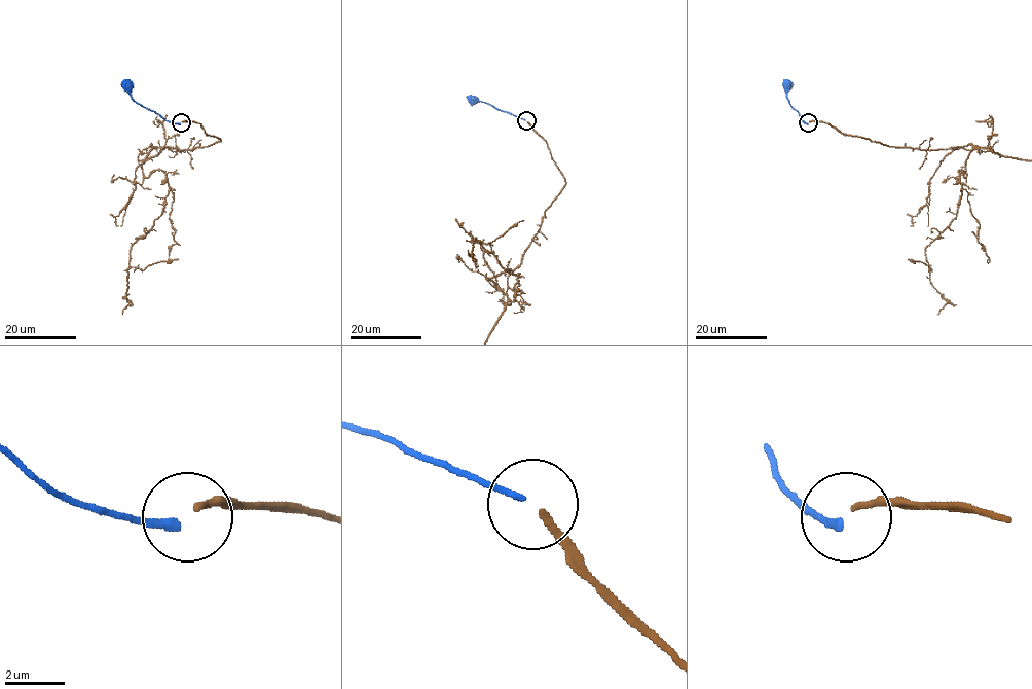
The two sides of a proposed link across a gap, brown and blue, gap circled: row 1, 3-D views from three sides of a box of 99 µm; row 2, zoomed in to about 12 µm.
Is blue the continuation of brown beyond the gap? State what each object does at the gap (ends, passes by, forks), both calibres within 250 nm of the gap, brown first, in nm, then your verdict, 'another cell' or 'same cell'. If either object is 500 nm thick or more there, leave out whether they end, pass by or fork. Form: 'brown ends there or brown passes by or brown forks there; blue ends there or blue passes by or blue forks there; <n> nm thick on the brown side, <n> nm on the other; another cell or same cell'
brown ends there; blue ends there; 240 nm thick on the brown side, 220 nm on the other; another cell

